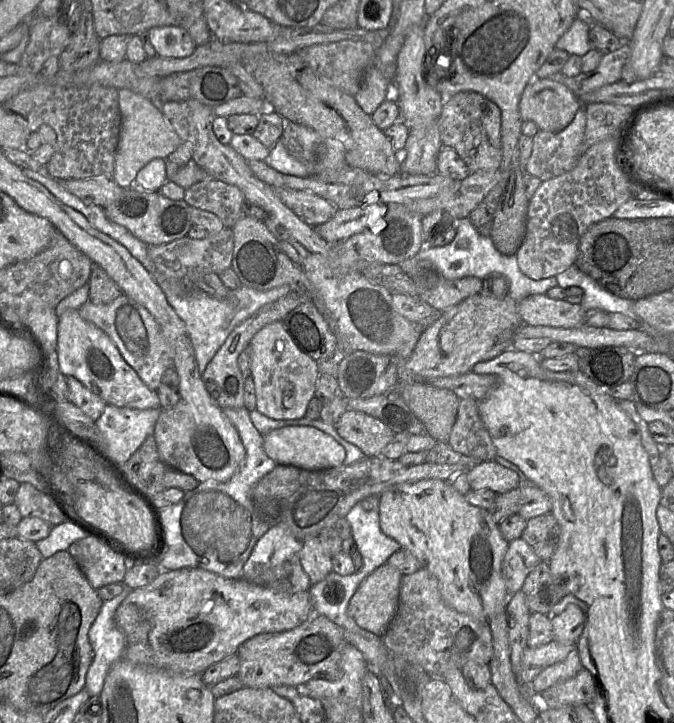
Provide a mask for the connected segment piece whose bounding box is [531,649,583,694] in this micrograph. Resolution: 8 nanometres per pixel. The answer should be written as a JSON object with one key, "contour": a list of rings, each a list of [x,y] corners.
{"contour":[[[577,649],[567,657],[543,669],[531,682],[535,694],[540,694],[549,687],[574,677],[583,668]]]}

